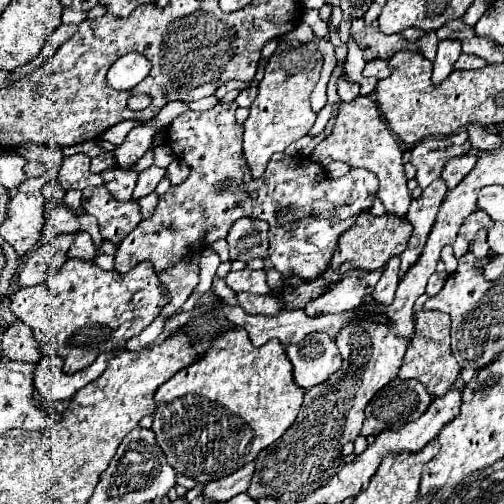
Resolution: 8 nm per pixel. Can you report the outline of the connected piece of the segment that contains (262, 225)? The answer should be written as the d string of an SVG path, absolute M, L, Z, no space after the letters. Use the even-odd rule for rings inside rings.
M257 218L237 220L227 234L227 242L231 246L231 260L247 262L251 258L263 258L269 248L267 232L269 226L263 220Z

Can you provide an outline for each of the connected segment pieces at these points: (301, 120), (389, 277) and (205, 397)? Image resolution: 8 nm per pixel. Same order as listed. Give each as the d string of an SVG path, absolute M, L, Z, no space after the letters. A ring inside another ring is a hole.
M281 42L265 66L265 76L259 82L259 94L251 104L251 114L245 120L243 154L253 178L265 172L269 158L275 152L283 152L289 144L303 138L313 122L315 112L309 106L309 94L319 80L323 56L313 42Z
M391 258L385 264L385 270L383 270L383 274L373 290L375 300L377 302L391 302L395 288L397 288L397 282L399 282L399 258Z
M233 328L213 340L211 348L195 364L183 368L157 388L157 410L153 414L151 430L175 472L207 484L237 472L255 460L263 448L273 444L295 422L303 394L305 390L293 382L293 368L289 366L289 358L281 342L269 342L257 348L249 342L245 330Z

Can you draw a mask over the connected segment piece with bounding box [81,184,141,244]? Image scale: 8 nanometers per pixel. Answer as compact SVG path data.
M103 184L95 188L85 188L81 202L83 210L99 220L101 236L113 244L119 244L141 222L137 202L115 200Z

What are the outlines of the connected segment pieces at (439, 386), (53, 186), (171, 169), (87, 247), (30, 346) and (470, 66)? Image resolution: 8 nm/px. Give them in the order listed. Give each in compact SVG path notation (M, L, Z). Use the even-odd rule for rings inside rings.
M419 310L415 314L415 336L405 352L403 364L399 368L399 378L415 378L421 384L425 384L427 392L431 396L443 396L449 392L453 382L457 380L461 368L457 366L457 360L451 354L449 348L449 330L451 330L451 318L445 312L439 310Z
M49 180L49 182L45 182L45 186L43 186L43 196L45 196L45 202L47 202L49 206L55 206L55 204L59 204L59 202L63 200L65 190L59 186L57 180Z
M173 160L171 166L167 166L167 178L171 180L171 184L181 184L185 178L187 178L187 172L189 168L187 166L181 166L179 160Z
M77 232L75 242L71 244L67 256L69 258L79 258L79 260L93 260L95 254L97 254L97 248L95 248L91 236L87 232Z
M21 320L13 322L5 332L3 332L3 342L1 350L5 356L19 360L19 362L37 362L41 358L37 342L31 334L31 328L23 324Z
M461 54L459 60L455 62L457 70L475 70L475 68L483 68L483 66L487 66L487 62L483 58L469 56L469 54Z

